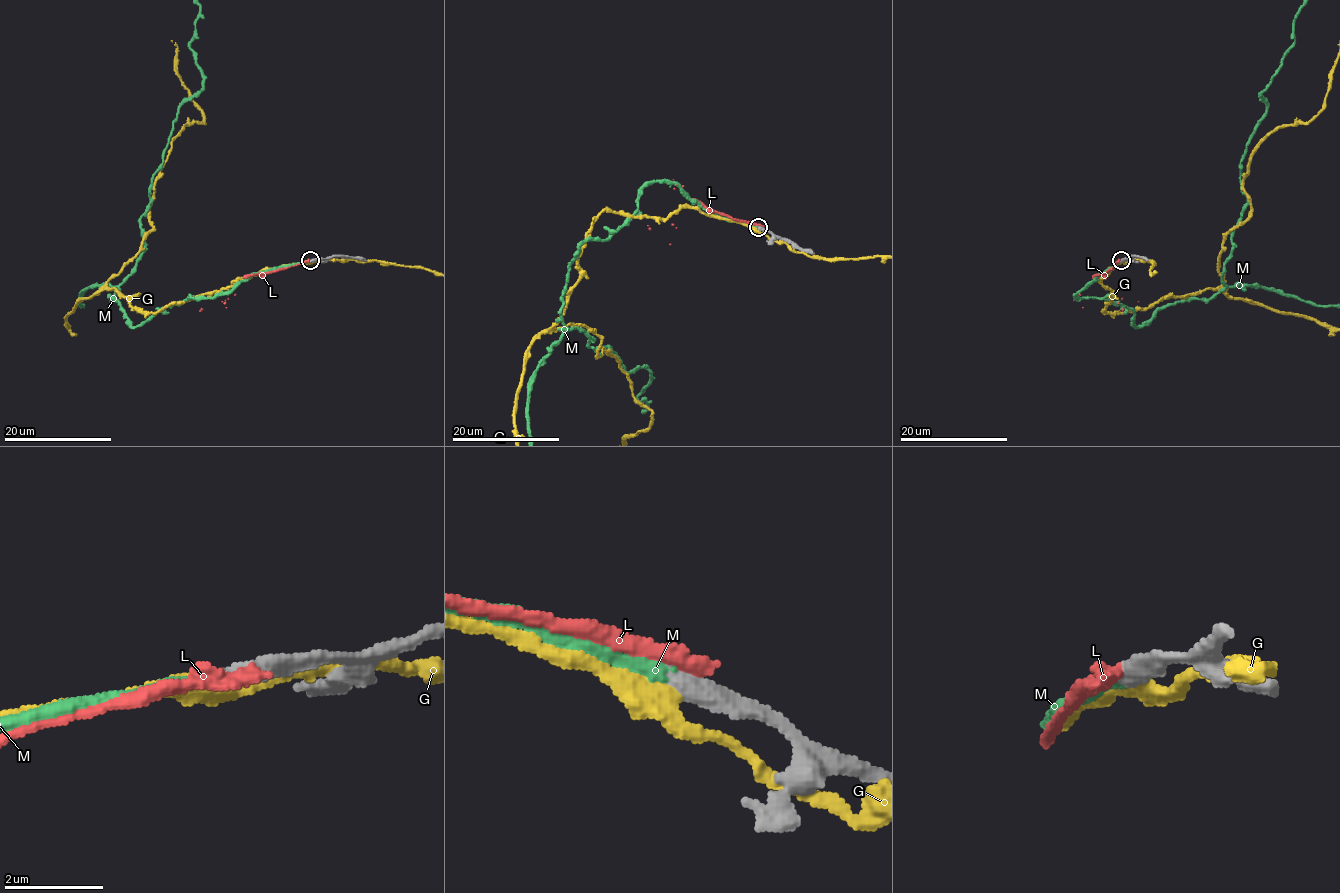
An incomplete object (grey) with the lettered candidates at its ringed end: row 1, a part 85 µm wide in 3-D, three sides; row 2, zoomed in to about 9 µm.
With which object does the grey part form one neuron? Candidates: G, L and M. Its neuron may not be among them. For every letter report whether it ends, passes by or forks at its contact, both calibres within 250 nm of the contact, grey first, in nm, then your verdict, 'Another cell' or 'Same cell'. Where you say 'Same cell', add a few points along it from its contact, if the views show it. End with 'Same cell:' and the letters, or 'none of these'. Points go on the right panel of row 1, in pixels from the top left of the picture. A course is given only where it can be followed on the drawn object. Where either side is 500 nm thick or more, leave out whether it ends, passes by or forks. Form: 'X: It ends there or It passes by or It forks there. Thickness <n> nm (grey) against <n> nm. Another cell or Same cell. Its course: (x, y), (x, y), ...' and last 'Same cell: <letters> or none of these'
G: It passes by. Thickness 460 nm (grey) against 360 nm. Another cell
L: Thickness 500 nm (grey) against 380 nm. Another cell
M: It ends there. Thickness 420 nm (grey) against 280 nm. Same cell
Same cell: M

